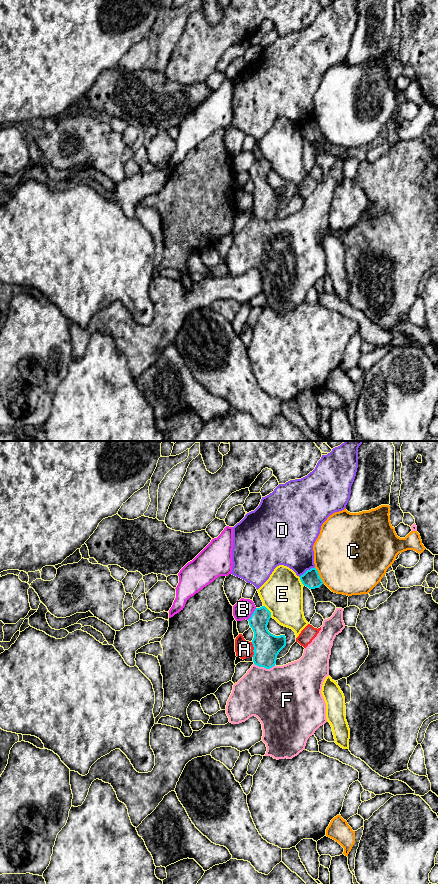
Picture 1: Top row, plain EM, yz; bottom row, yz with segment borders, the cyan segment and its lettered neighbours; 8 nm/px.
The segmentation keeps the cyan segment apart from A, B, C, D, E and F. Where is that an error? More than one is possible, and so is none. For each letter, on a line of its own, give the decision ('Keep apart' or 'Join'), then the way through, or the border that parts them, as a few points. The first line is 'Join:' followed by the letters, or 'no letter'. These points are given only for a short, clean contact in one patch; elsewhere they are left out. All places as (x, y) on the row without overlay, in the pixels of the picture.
Join: no letter
A: Keep apart. Boundary: yz (251, 194), (253, 208)
B: Keep apart
C: Keep apart
D: Keep apart
E: Keep apart
F: Keep apart

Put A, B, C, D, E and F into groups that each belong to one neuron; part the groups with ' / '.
A / B / C / D / E / F

